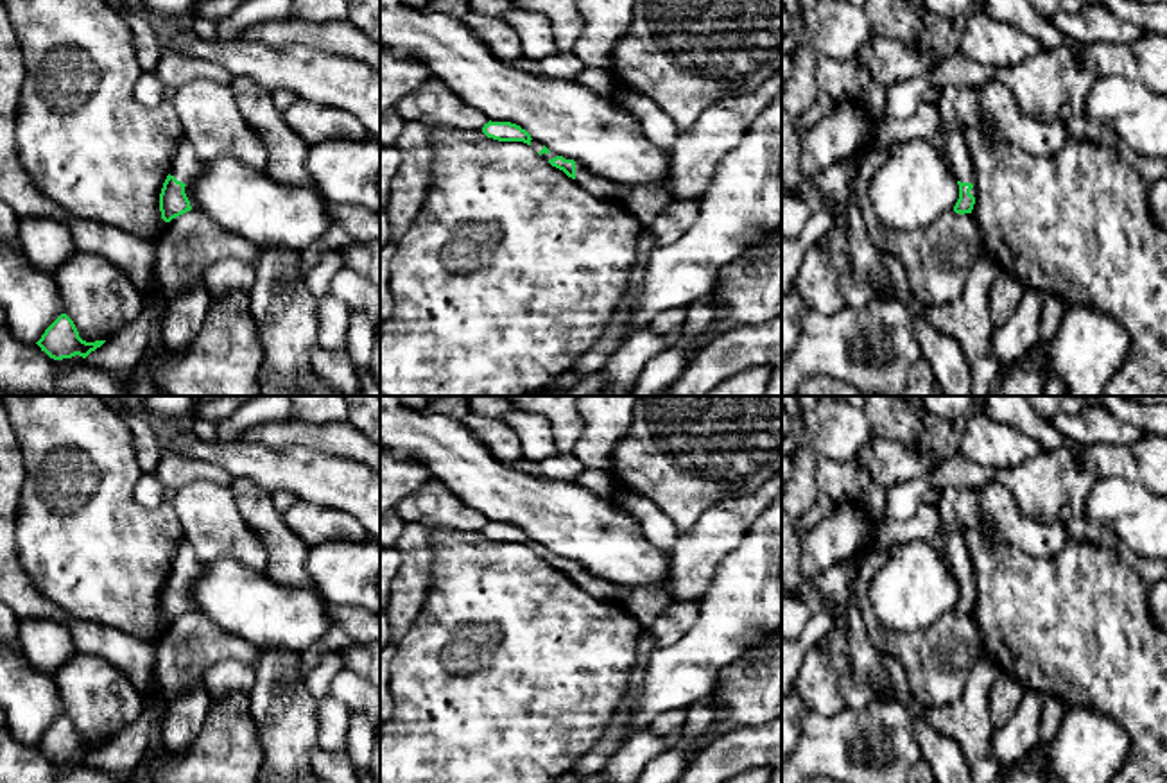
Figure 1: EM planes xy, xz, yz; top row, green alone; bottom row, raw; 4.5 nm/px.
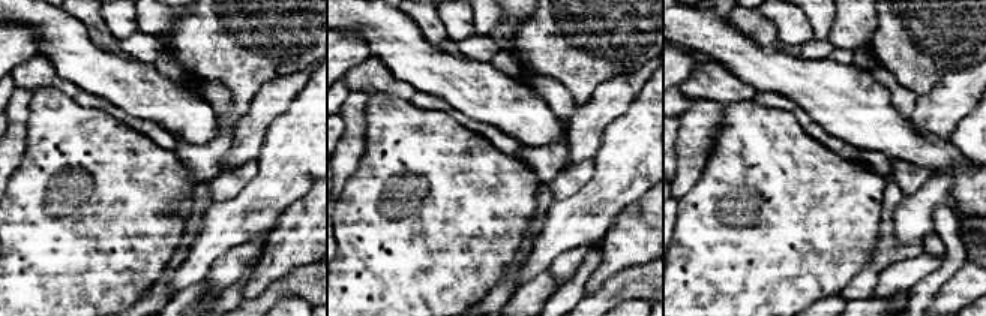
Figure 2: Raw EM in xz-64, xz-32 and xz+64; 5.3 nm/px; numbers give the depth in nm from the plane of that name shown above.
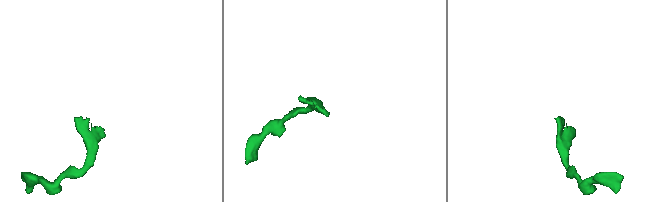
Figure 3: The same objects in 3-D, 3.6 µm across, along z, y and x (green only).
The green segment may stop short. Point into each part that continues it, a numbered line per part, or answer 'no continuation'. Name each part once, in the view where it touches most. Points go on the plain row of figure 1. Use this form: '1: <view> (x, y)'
1: xy (185, 567)

